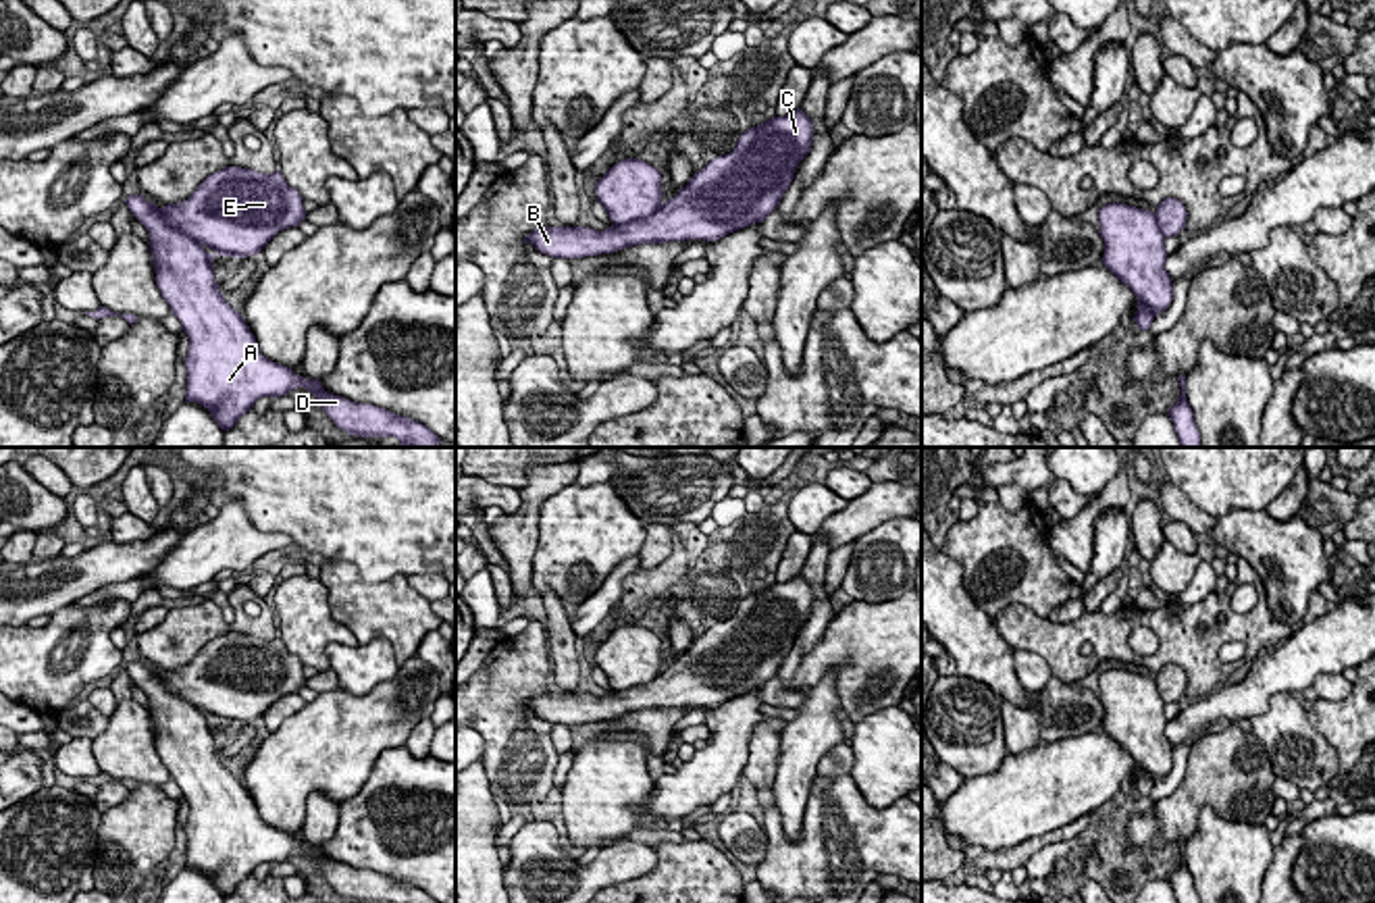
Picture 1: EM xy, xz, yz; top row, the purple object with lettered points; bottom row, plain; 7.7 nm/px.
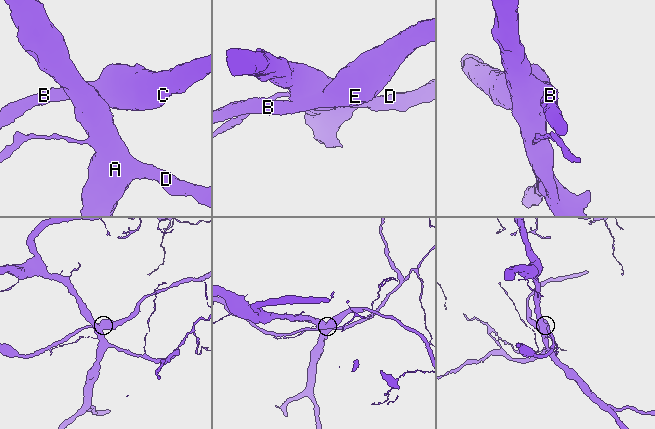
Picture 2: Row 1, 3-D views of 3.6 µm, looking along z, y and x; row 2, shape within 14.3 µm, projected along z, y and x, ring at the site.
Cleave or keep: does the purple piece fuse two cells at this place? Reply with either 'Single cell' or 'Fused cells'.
Single cell

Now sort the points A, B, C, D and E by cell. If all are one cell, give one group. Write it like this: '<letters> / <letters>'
A B C D E

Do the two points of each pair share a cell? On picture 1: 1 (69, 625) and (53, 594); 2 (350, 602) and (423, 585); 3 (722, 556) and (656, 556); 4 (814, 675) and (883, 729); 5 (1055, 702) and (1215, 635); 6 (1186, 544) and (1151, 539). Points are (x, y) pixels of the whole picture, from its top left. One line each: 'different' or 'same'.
1: different
2: different
3: different
4: different
5: different
6: different

